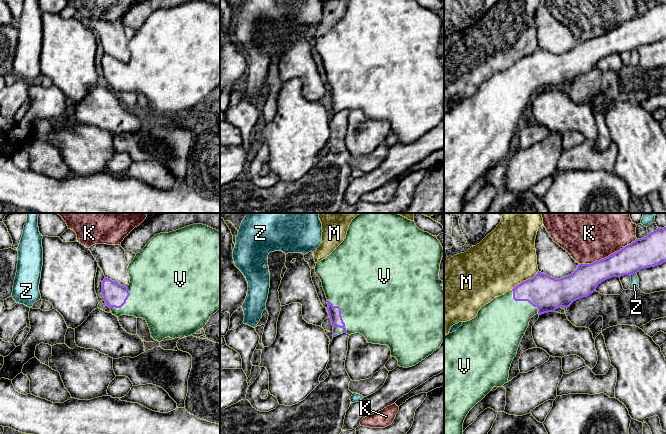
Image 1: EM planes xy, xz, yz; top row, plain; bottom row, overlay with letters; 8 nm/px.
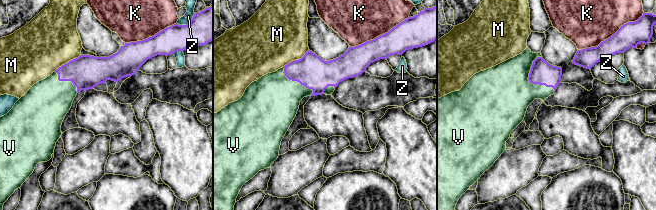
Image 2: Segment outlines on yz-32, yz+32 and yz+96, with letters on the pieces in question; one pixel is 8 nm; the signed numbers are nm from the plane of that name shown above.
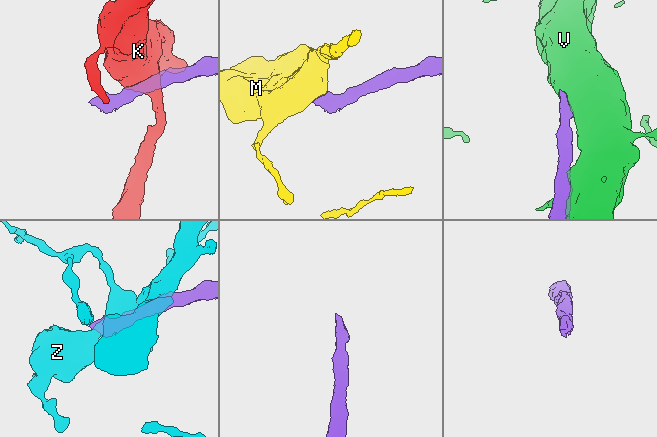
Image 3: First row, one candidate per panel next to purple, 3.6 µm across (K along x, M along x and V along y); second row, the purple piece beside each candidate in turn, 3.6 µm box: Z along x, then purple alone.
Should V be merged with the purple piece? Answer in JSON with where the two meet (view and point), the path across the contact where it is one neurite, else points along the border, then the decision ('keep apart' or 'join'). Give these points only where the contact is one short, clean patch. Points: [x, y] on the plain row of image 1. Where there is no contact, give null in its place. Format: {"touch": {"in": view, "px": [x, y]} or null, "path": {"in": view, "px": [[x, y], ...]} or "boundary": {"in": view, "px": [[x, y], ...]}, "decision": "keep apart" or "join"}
{"touch": {"in": "xz", "px": [340, 90]}, "decision": "join"}

